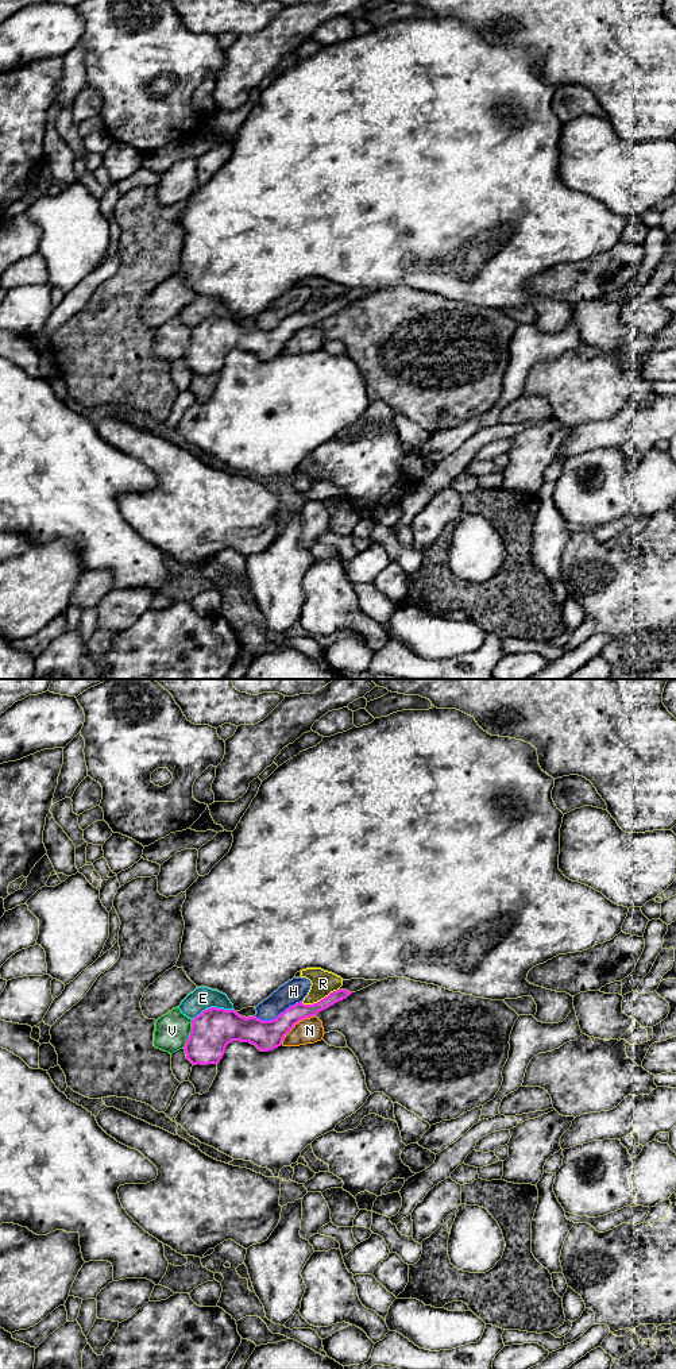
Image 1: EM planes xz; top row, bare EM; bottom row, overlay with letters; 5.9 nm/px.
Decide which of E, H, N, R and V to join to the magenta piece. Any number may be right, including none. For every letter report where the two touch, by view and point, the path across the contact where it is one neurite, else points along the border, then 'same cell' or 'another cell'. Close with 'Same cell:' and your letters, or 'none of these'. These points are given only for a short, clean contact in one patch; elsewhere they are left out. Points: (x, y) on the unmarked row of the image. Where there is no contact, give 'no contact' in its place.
E: xz (212, 316) | another cell
H: xz (279, 323) | another cell
N: xz (294, 332) | another cell
R: xz (320, 309) | along xz (338, 297), (316, 311), (301, 311) | another cell
V: xz (190, 342) | another cell
Same cell: none of these

